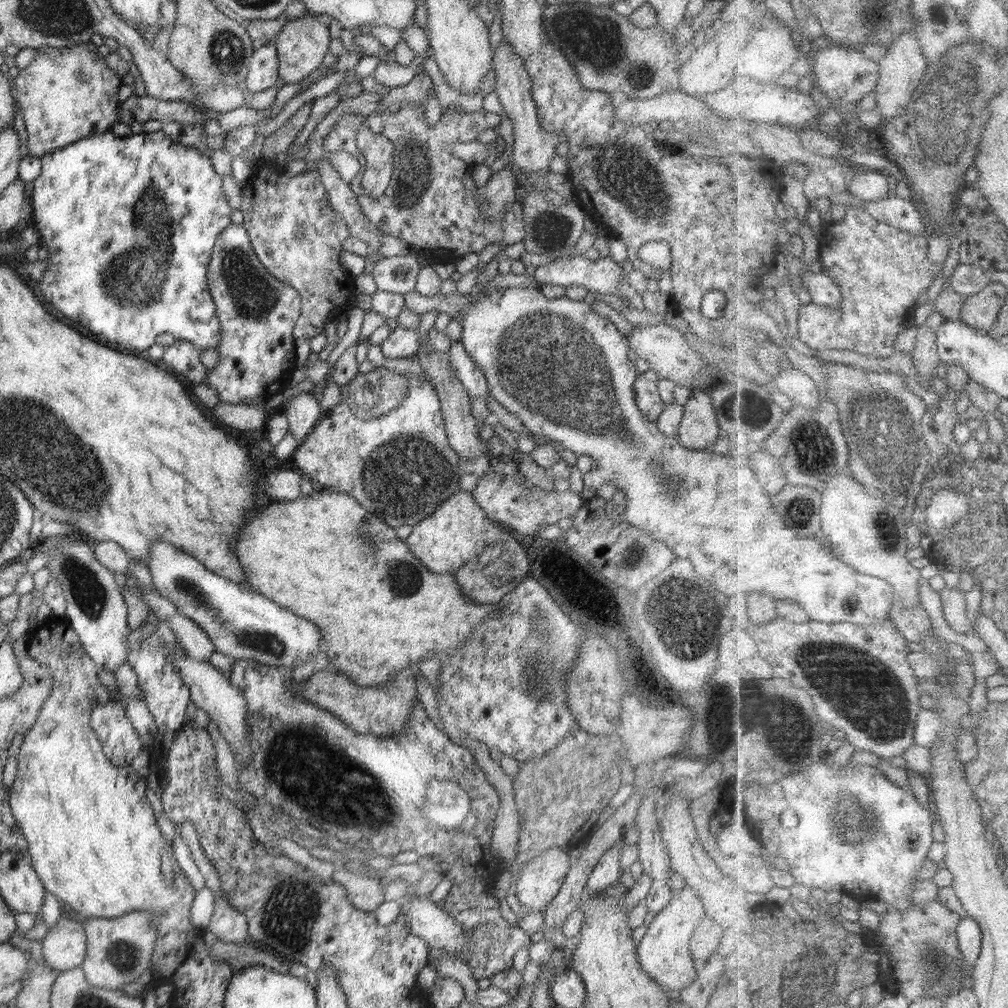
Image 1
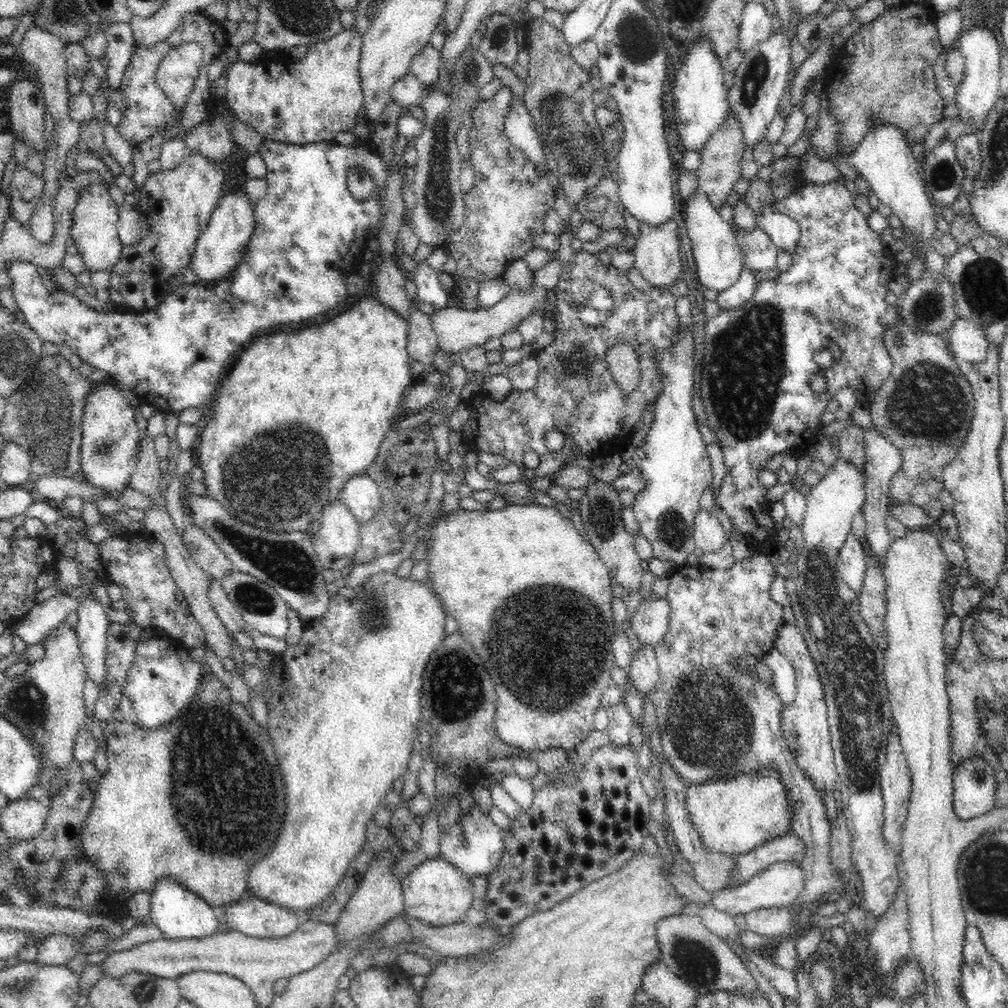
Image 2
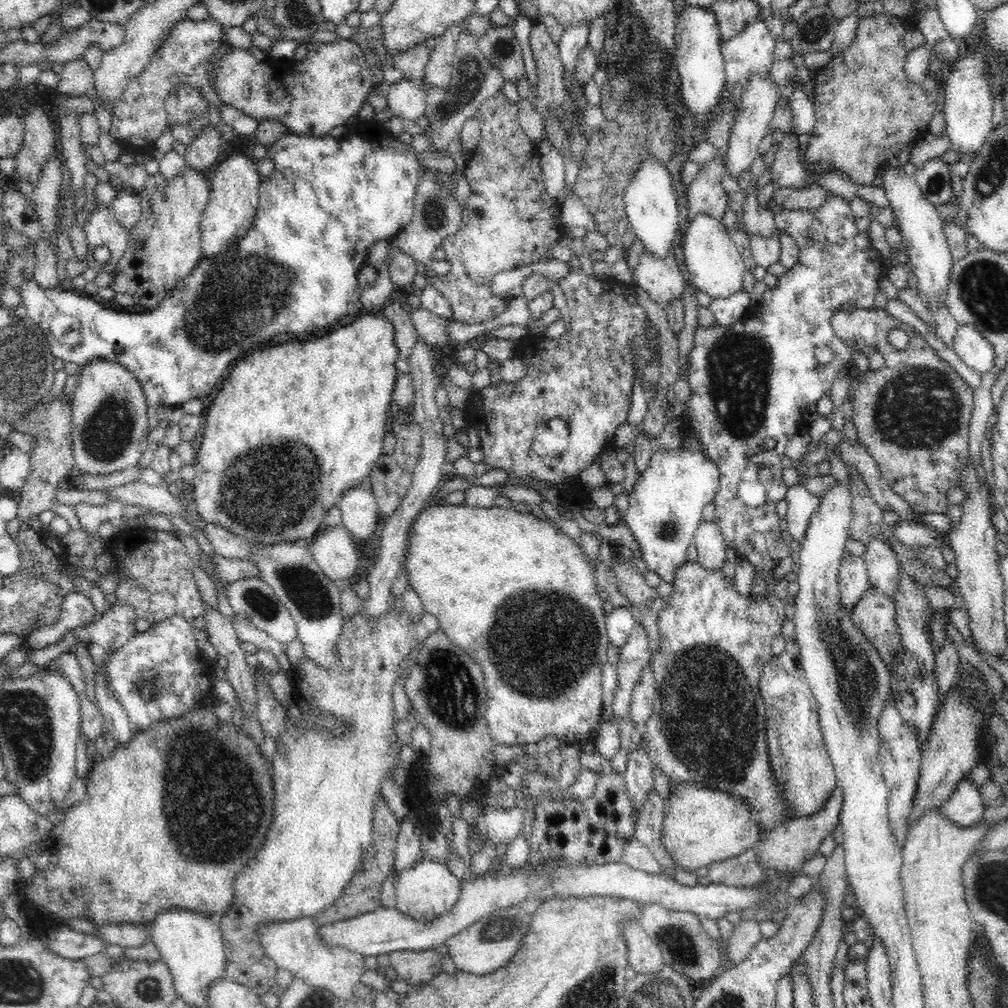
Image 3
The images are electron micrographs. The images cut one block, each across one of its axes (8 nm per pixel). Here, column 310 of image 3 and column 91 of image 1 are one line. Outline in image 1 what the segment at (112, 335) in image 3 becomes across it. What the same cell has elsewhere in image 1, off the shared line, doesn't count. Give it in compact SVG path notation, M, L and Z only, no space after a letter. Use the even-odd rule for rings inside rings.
M111 130L79 139L76 143L53 150L41 159L41 174L32 181L31 220L40 233L41 242L46 244L48 256L44 261L44 270L40 276L40 292L42 296L62 315L74 322L82 322L80 326L102 340L112 344L120 344L124 348L134 348L142 352L154 346L160 334L172 334L176 340L190 342L199 352L216 349L220 343L220 322L216 314L216 305L210 294L207 283L207 268L211 259L213 246L218 235L230 226L230 216L234 210L228 204L222 190L222 177L212 166L211 158L200 153L194 147L188 147L167 137L161 131L142 132L120 138Z

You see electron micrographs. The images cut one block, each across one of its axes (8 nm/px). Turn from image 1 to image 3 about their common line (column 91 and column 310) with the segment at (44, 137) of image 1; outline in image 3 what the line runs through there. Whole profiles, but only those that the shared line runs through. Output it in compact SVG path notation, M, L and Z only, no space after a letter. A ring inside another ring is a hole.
M339 37L338 42L328 42L327 45L315 43L307 44L307 57L303 61L296 61L296 66L288 66L288 70L281 68L281 63L269 68L257 61L249 51L236 48L229 44L223 58L216 64L215 91L219 100L244 114L258 120L278 120L284 123L289 133L296 135L314 135L321 138L340 125L346 125L351 117L357 115L360 107L365 103L367 94L373 89L370 66L364 59L364 52L355 38L346 39Z

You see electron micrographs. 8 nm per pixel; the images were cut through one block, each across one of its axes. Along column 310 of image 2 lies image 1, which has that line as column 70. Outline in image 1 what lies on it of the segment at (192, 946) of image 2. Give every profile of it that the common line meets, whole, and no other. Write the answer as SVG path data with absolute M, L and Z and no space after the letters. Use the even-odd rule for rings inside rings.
M60 919L40 943L46 964L58 972L81 966L86 959L87 940L81 920Z

